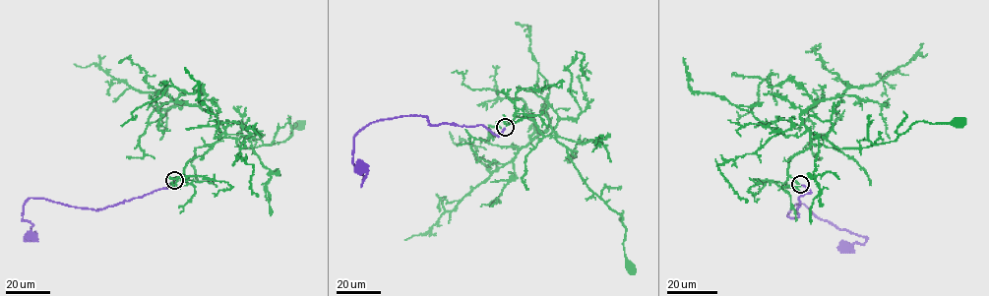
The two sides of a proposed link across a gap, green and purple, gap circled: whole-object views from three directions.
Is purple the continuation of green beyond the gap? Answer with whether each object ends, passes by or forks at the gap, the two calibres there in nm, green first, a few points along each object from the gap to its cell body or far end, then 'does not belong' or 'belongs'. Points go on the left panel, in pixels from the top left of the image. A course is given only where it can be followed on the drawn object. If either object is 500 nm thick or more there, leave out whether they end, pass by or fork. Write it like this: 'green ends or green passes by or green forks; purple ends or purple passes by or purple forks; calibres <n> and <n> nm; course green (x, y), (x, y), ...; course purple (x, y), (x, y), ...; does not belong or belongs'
green ends; purple ends; calibres 220 and 200 nm; course green (175, 180), (191, 158), (225, 136), (241, 148), (251, 148), (285, 141), (292, 126), (300, 123); course purple (174, 181), (167, 188), (99, 210), (30, 198), (24, 206), (22, 220), (32, 225), (35, 235), (31, 237); does not belong

